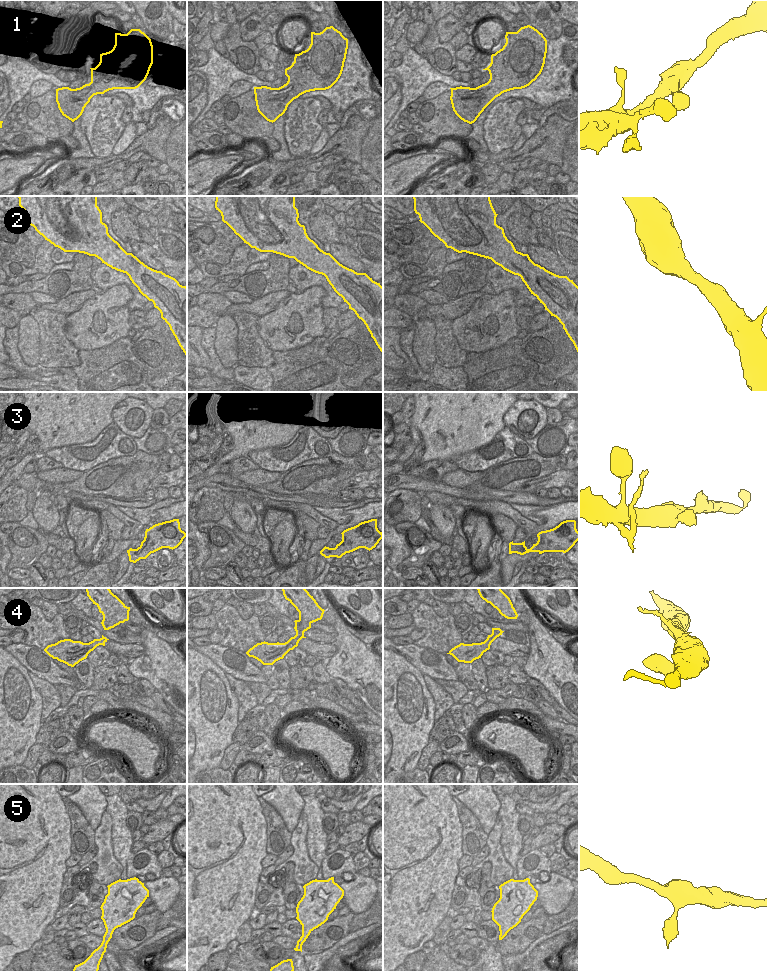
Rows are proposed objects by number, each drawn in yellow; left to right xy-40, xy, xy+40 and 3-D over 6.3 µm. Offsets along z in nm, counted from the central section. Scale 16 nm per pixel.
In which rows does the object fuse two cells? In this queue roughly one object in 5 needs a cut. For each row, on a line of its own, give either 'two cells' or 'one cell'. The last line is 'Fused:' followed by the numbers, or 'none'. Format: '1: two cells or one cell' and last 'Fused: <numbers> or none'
1: one cell
2: one cell
3: one cell
4: one cell
5: one cell
Fused: none

